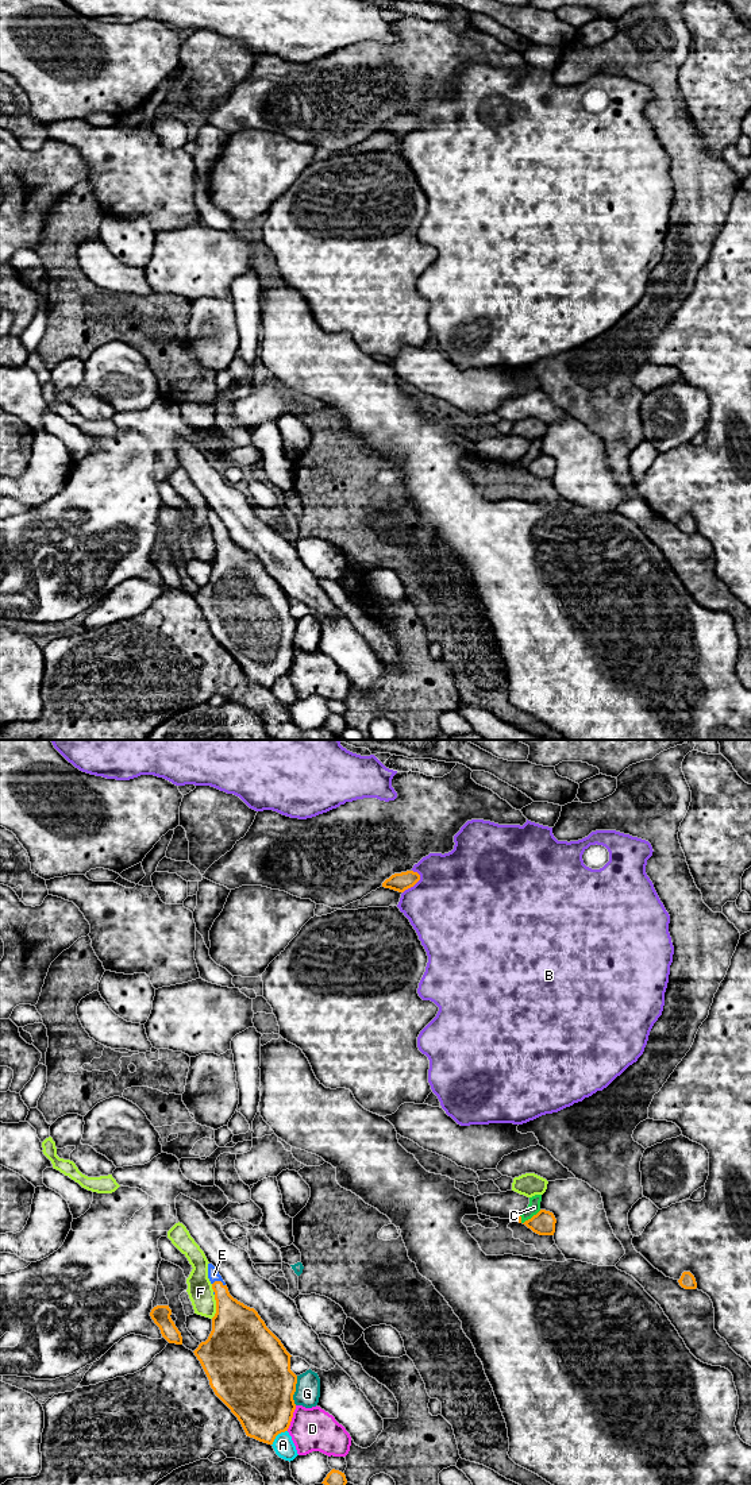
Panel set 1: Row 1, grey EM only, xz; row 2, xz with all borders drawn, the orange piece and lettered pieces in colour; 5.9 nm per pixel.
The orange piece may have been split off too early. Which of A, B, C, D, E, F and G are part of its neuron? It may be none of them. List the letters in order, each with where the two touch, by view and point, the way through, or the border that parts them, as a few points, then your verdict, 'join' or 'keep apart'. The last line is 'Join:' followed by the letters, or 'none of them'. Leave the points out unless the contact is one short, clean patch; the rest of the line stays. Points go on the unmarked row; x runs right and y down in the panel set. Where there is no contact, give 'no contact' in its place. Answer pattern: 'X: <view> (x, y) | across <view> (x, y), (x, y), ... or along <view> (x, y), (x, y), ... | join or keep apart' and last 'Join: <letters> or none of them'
A: xz (277, 678) | keep apart
B: xz (415, 127) | keep apart
C: xz (531, 462) | keep apart
D: xz (292, 660) | keep apart
E: xz (219, 525) | join
F: xz (216, 551) | keep apart
G: xz (295, 635) | keep apart
Join: E

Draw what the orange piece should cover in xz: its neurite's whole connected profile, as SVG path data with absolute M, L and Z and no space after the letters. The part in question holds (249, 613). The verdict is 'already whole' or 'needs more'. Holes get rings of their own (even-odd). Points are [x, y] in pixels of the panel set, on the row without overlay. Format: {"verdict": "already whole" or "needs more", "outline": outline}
{"verdict": "needs more", "outline": "M208 508L216 558L212 575L193 595L200 605L215 639L240 666L247 680L273 688L276 680L288 675L296 648L297 620L290 614L290 598L281 585L266 571L254 552L234 543L222 520Z"}

